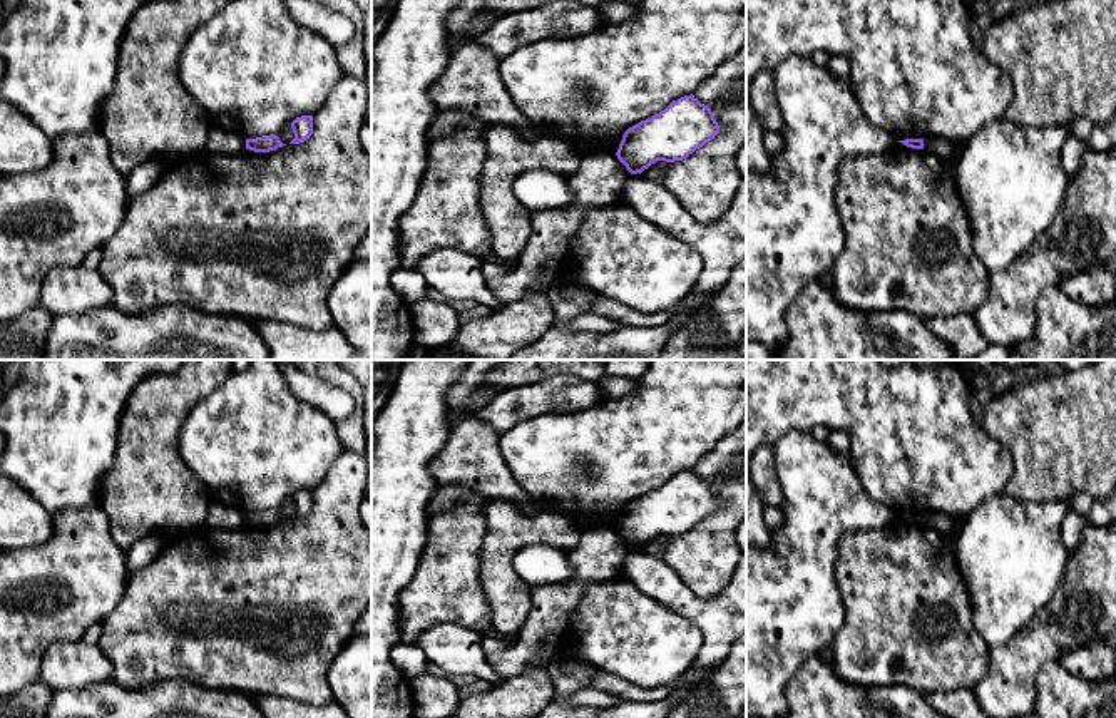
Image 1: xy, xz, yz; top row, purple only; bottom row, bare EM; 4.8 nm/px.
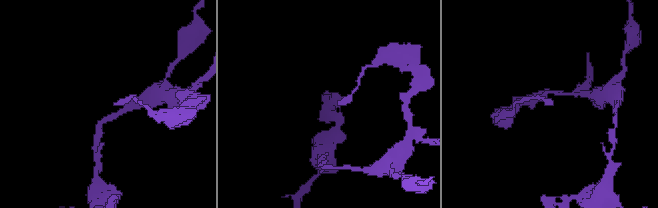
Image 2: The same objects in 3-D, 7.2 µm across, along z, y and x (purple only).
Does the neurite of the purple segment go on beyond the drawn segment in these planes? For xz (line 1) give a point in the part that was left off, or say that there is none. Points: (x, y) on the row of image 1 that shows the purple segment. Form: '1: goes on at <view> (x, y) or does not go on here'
1: does not go on here

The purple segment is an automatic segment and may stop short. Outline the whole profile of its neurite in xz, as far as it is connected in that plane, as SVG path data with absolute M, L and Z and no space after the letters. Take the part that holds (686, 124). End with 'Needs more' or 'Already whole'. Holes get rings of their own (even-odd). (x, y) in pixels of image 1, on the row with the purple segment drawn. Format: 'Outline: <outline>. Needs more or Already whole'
Outline: M691 94L629 127L616 156L631 174L641 174L658 161L686 159L716 134L719 134L719 126L711 109Z. Already whole

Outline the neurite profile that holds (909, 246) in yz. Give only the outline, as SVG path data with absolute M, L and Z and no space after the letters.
M898 142L885 154L843 161L837 208L847 246L828 283L837 301L858 311L905 310L924 320L972 313L987 296L987 271L974 246L954 164Z

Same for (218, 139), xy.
M211 127L204 151L239 152L246 149L246 139L238 134Z

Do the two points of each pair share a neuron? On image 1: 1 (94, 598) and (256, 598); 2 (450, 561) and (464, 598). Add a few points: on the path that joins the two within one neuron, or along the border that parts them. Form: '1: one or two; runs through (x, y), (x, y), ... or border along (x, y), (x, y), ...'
1: two; border along (129, 576), (122, 598), (101, 623)
2: one; runs through (450, 569), (450, 584), (455, 589)

